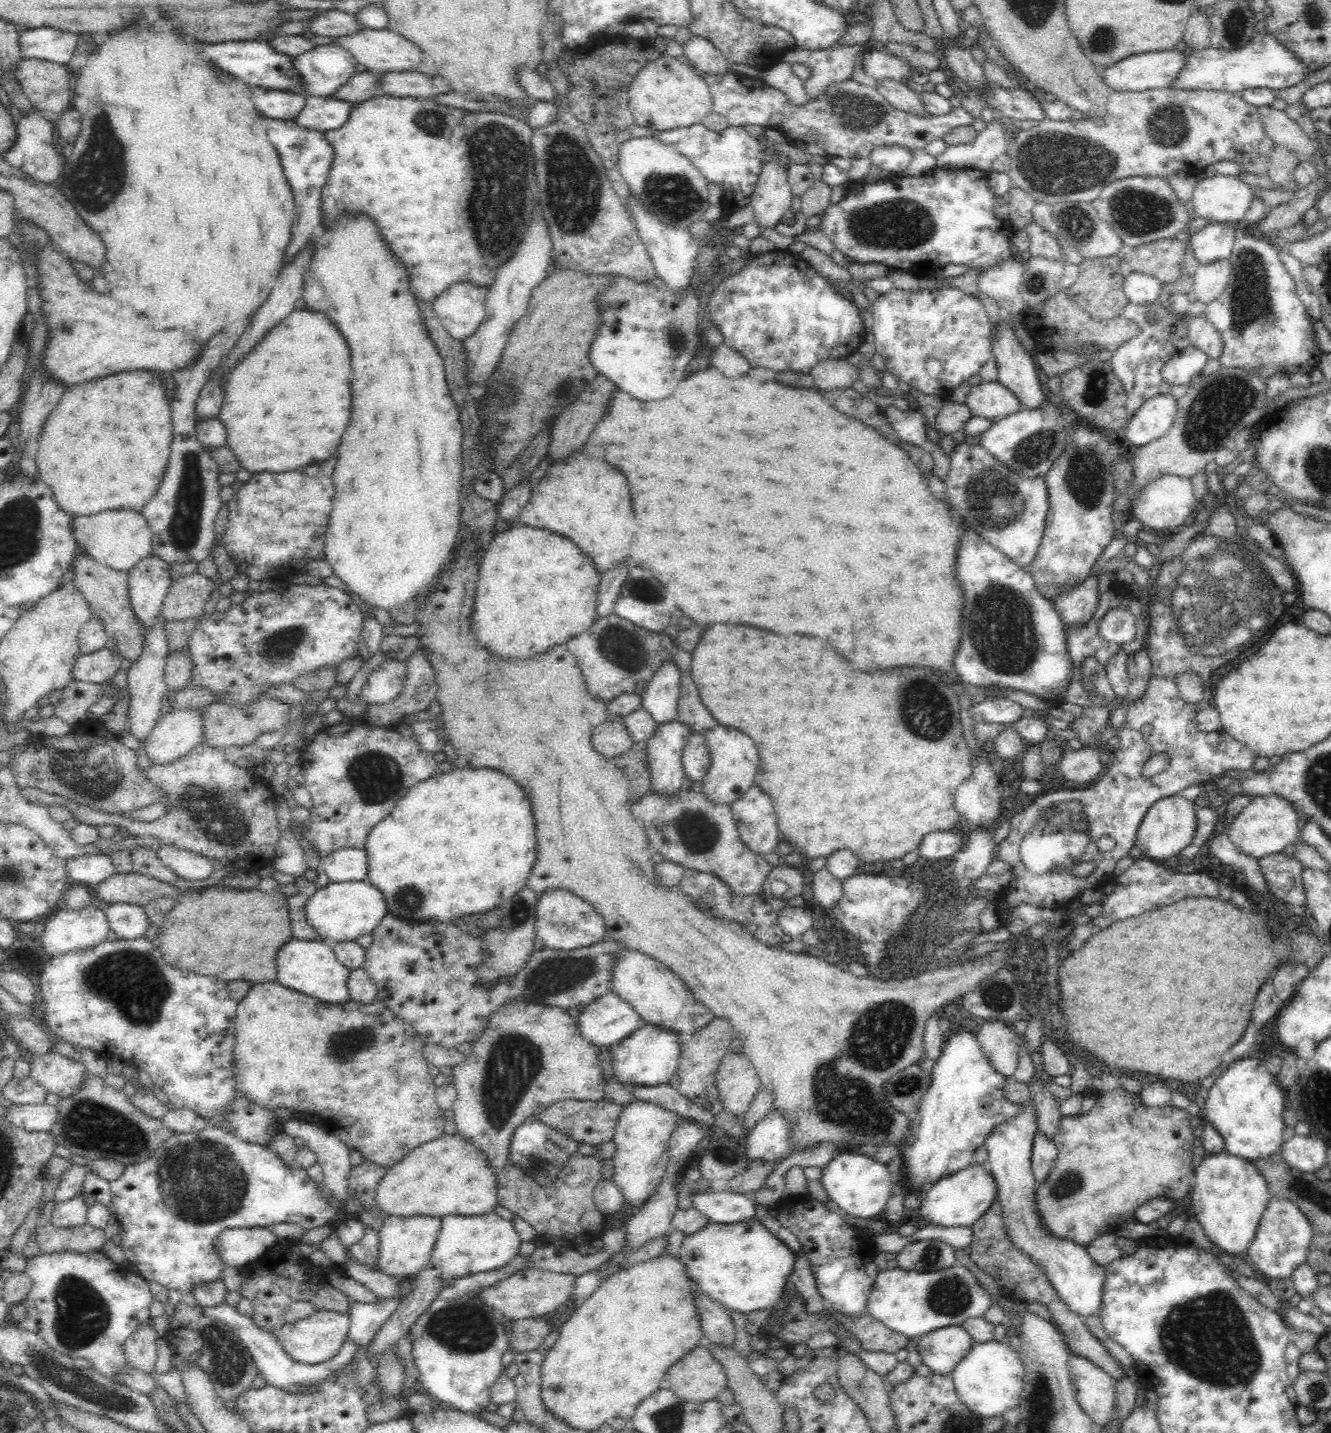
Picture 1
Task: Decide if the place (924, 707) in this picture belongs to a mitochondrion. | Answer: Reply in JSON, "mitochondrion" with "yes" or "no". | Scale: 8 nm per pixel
{"mitochondrion":"yes"}

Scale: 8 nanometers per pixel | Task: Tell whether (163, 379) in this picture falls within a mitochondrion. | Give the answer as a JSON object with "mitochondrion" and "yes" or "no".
{"mitochondrion":"no"}

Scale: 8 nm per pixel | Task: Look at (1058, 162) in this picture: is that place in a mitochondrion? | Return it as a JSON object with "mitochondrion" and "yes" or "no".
{"mitochondrion":"yes"}

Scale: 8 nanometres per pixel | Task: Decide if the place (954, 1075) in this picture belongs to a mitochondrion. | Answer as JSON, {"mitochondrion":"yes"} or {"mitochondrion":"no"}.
{"mitochondrion":"no"}

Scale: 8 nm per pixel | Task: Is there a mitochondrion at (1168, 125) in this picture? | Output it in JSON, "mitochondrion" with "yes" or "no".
{"mitochondrion":"yes"}

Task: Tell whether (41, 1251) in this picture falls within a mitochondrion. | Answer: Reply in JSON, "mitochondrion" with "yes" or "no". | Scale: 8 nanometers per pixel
{"mitochondrion":"no"}

